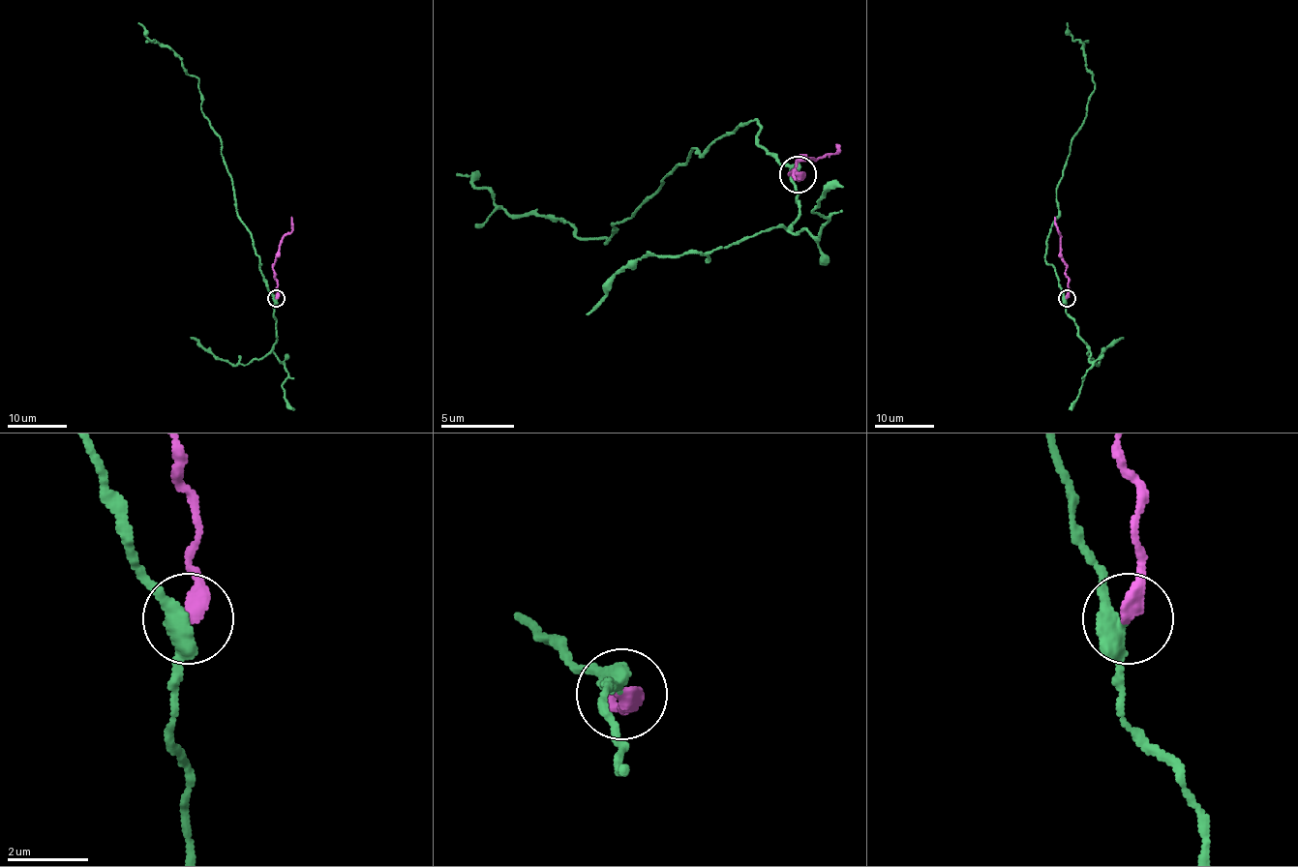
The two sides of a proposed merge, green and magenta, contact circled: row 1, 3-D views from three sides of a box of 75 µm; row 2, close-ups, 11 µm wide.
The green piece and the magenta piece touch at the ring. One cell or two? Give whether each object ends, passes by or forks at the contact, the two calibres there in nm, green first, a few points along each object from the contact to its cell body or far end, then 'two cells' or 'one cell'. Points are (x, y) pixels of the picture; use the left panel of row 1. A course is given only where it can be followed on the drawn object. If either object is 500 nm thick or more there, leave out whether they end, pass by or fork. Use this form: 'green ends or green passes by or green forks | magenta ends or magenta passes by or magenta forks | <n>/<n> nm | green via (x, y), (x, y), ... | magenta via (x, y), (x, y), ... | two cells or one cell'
green passes by | magenta ends | 400/440 nm | green via (276, 298), (252, 234), (237, 215), (221, 137), (201, 109), (198, 82), (138, 23) | magenta via (276, 298), (277, 279), (272, 264), (280, 240), (291, 231), (291, 217) | two cells

